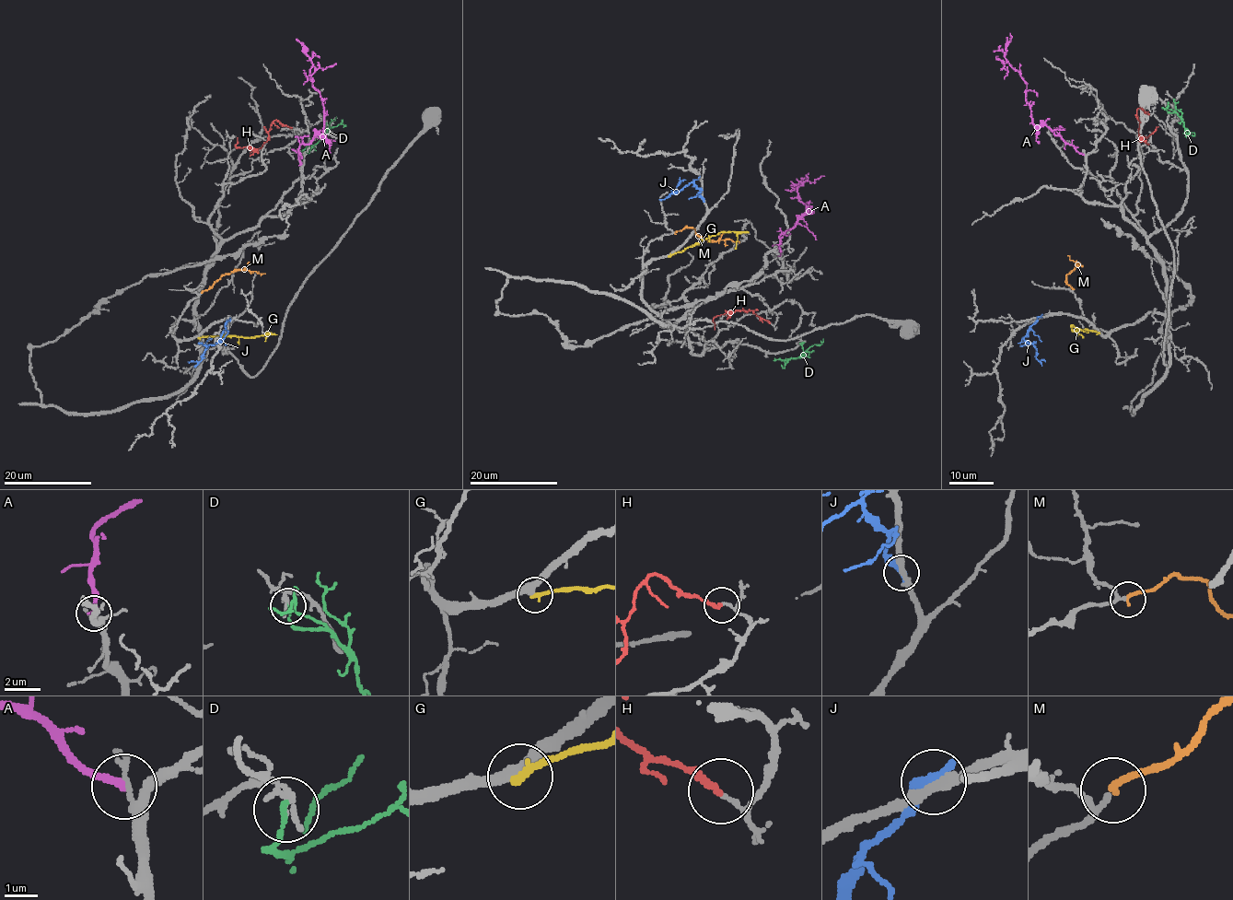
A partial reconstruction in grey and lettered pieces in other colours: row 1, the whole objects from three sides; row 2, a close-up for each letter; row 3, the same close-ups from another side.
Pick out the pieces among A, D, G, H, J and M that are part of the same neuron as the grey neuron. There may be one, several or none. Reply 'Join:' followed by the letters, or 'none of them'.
Join: M

